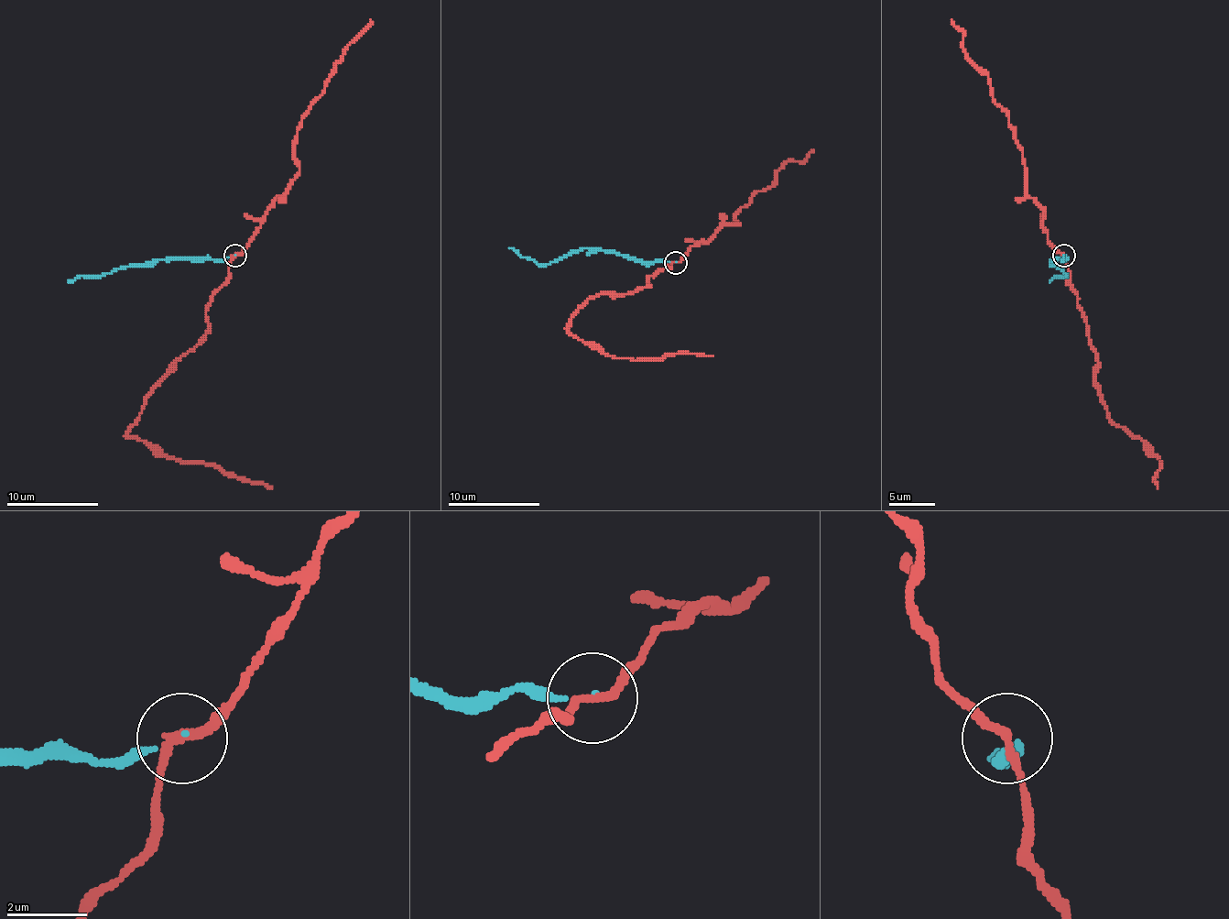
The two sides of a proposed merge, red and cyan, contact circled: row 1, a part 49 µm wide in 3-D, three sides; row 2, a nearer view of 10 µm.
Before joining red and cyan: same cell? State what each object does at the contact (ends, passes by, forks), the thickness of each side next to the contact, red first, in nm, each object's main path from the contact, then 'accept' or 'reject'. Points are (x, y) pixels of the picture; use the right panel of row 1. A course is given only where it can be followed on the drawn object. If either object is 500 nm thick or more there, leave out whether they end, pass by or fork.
red passes by; cyan ends; calibres 200 and 80 nm; course red (1063, 255), (1098, 363), (1098, 394), (1116, 424), (1159, 458), (1158, 488); course cyan (1063, 255), (1063, 259), (1052, 259), (1049, 264), (1066, 276), (1057, 276), (1049, 282); reject

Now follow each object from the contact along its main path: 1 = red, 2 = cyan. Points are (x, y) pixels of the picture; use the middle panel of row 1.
1: (676, 262), (647, 280), (648, 285), (616, 296), (592, 296), (573, 314), (569, 331), (616, 358), (712, 355)
2: (676, 262), (635, 262), (603, 250), (580, 248), (548, 264), (537, 264), (509, 248)

